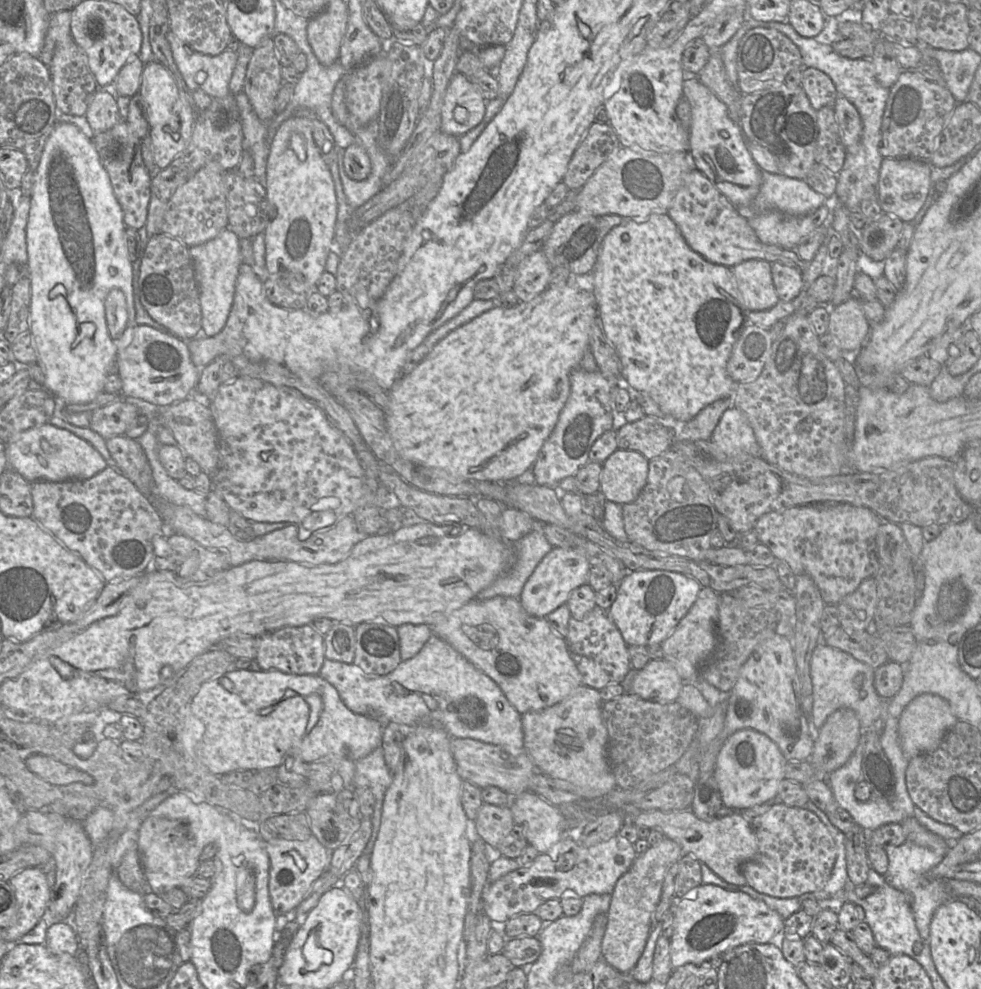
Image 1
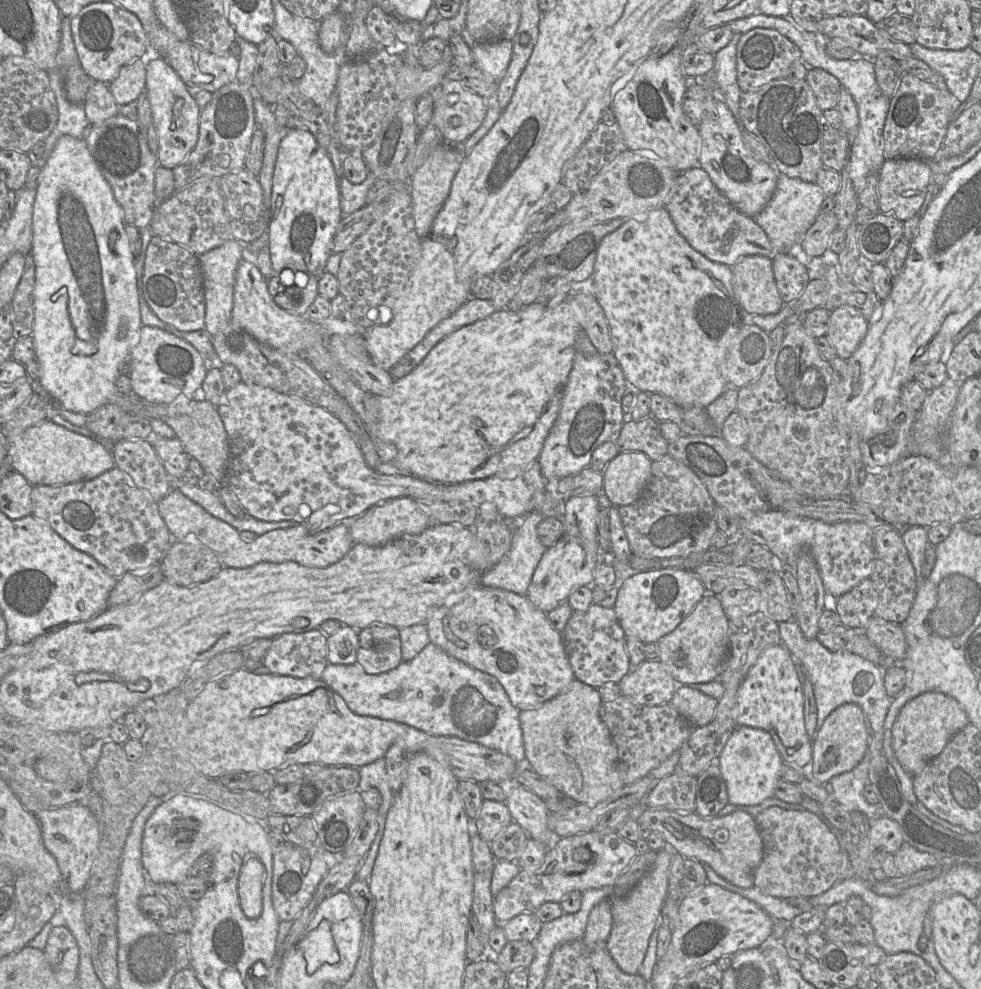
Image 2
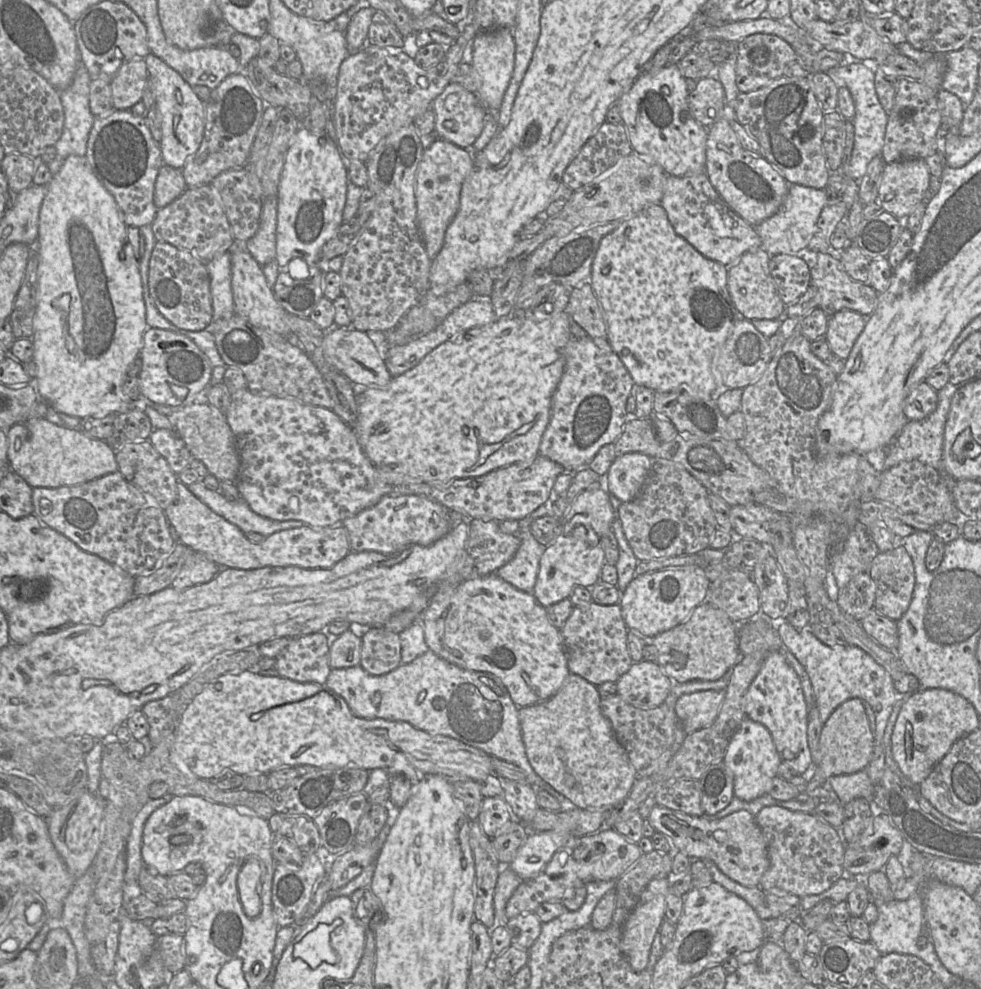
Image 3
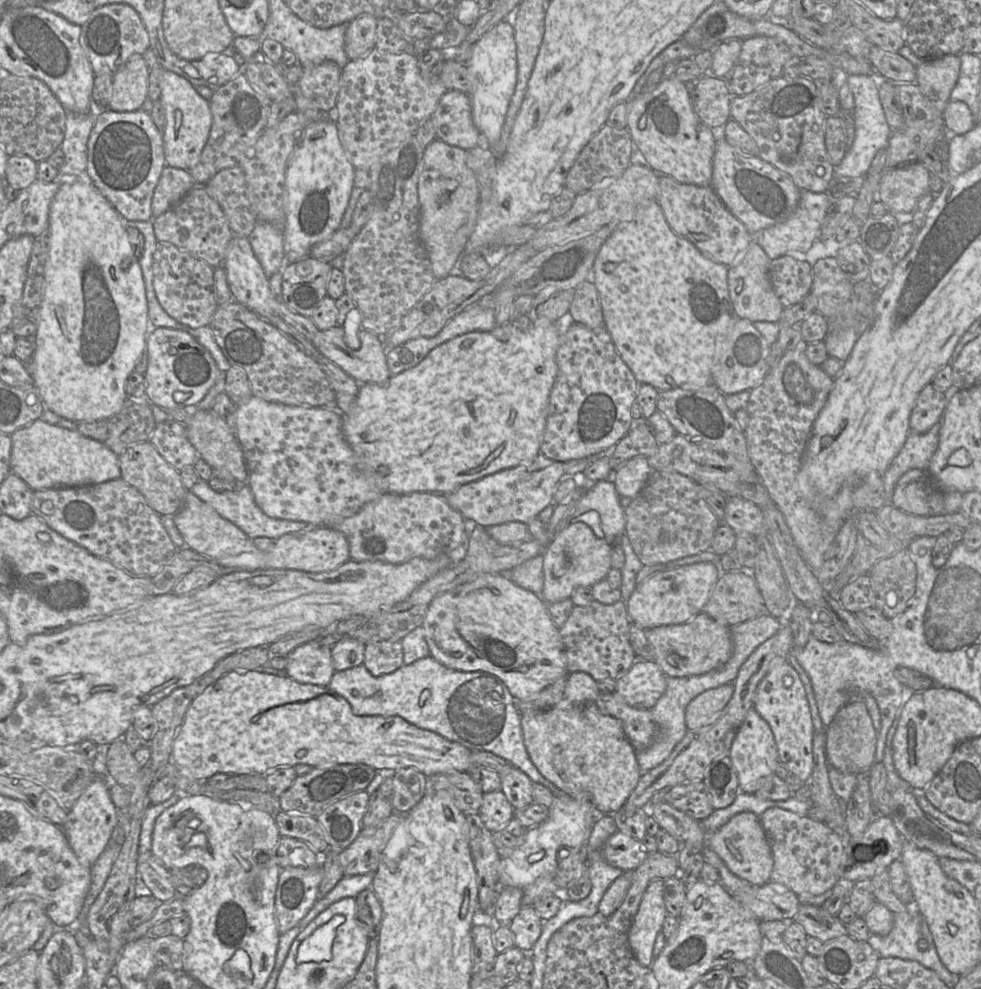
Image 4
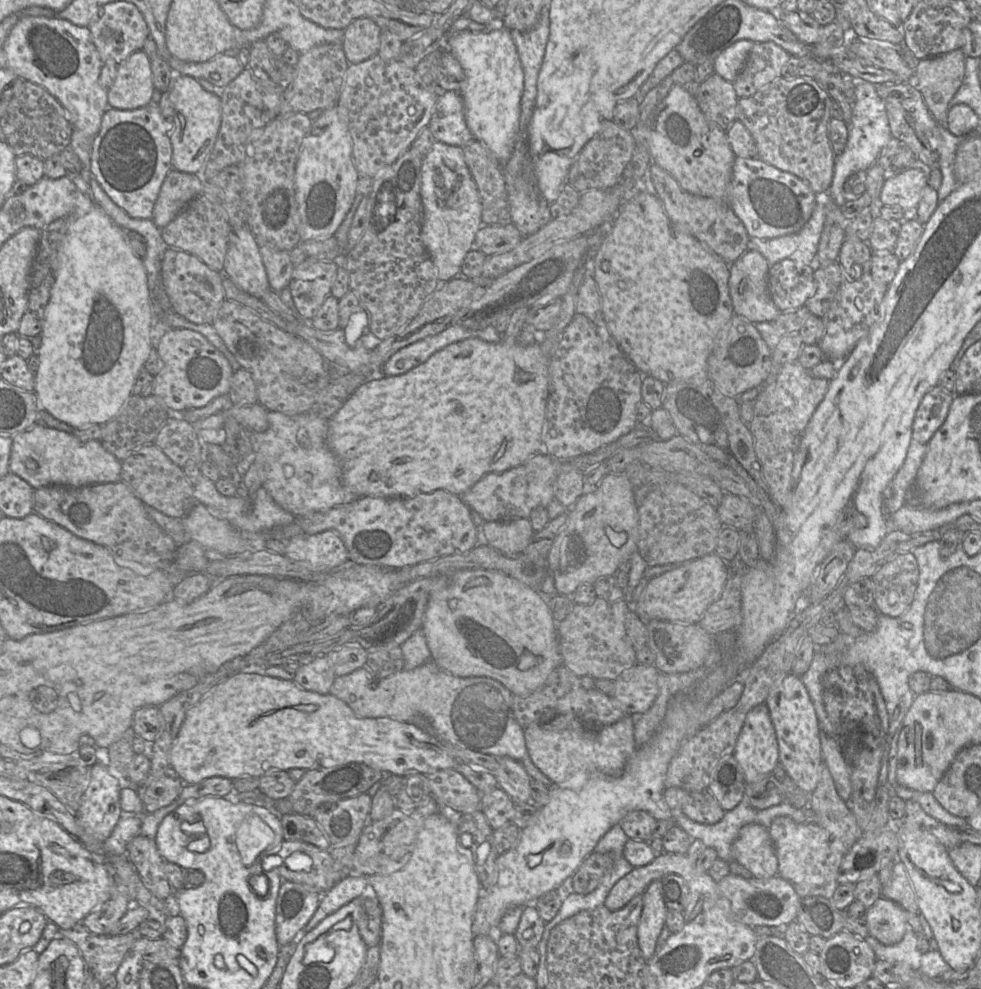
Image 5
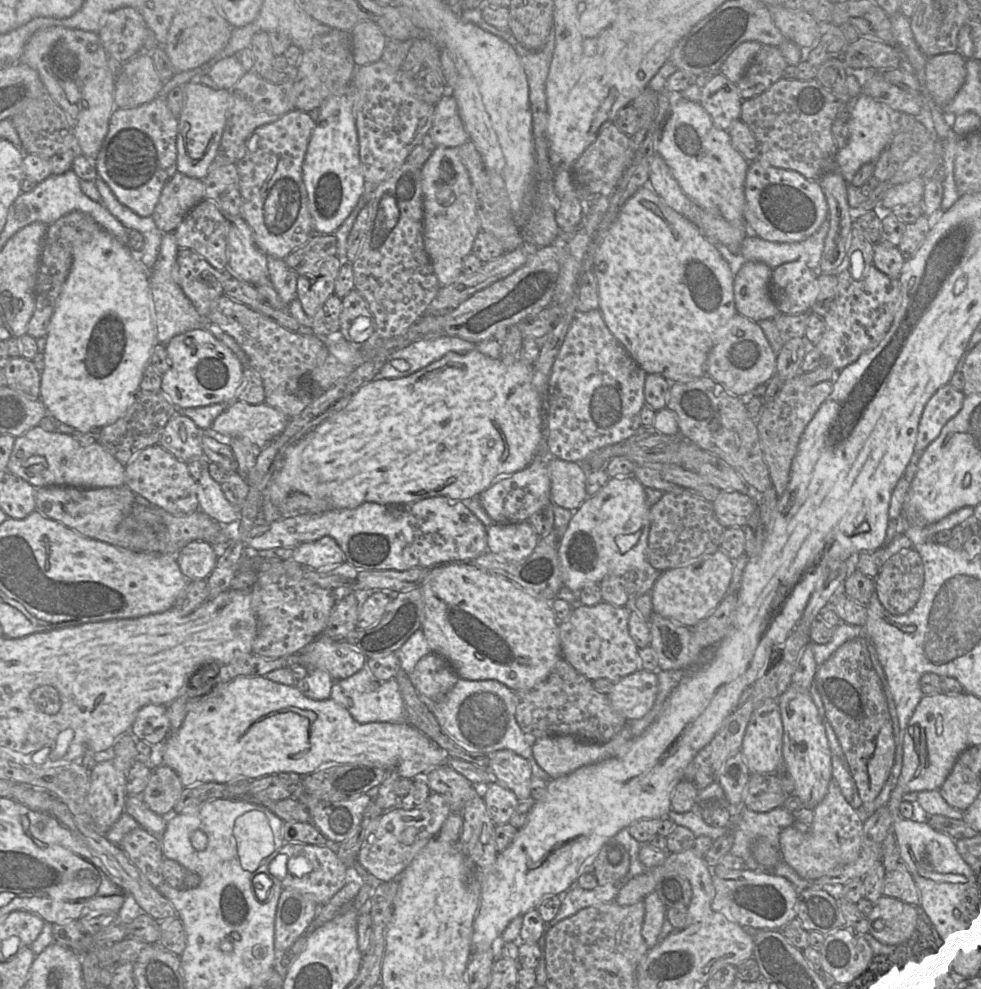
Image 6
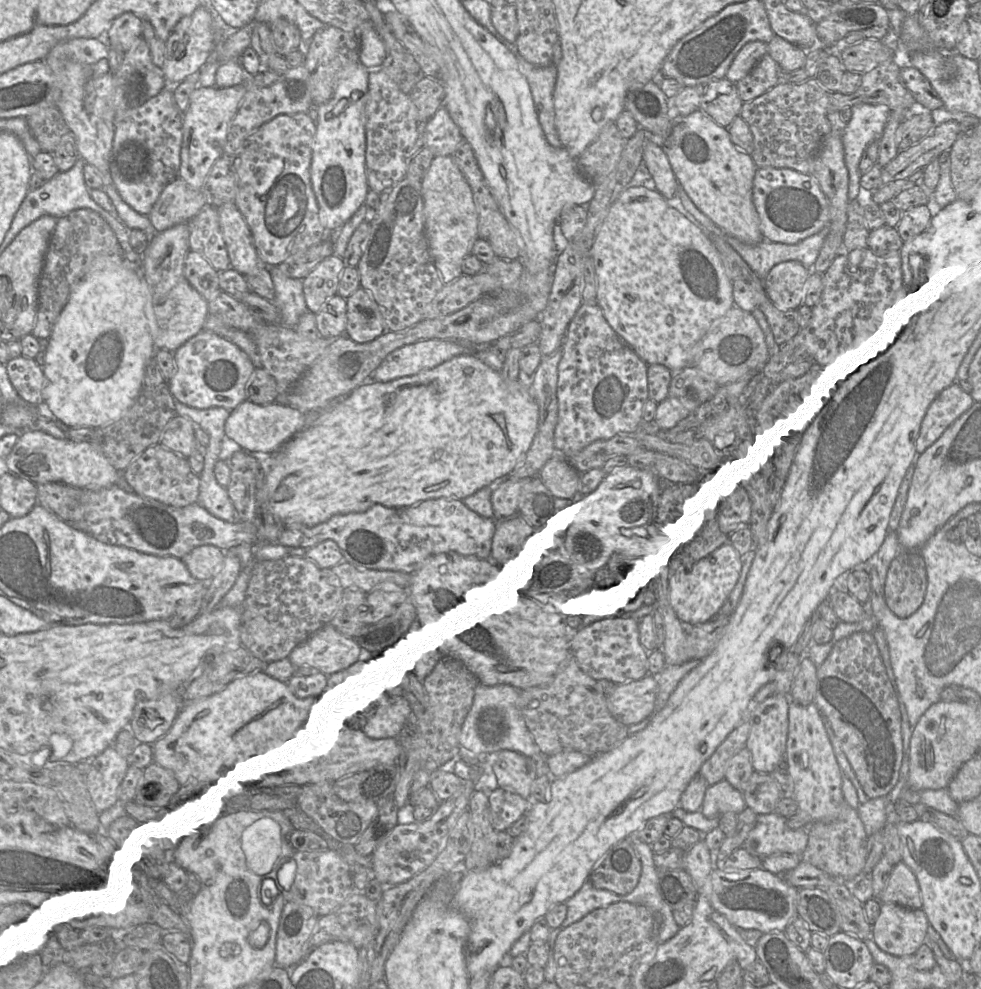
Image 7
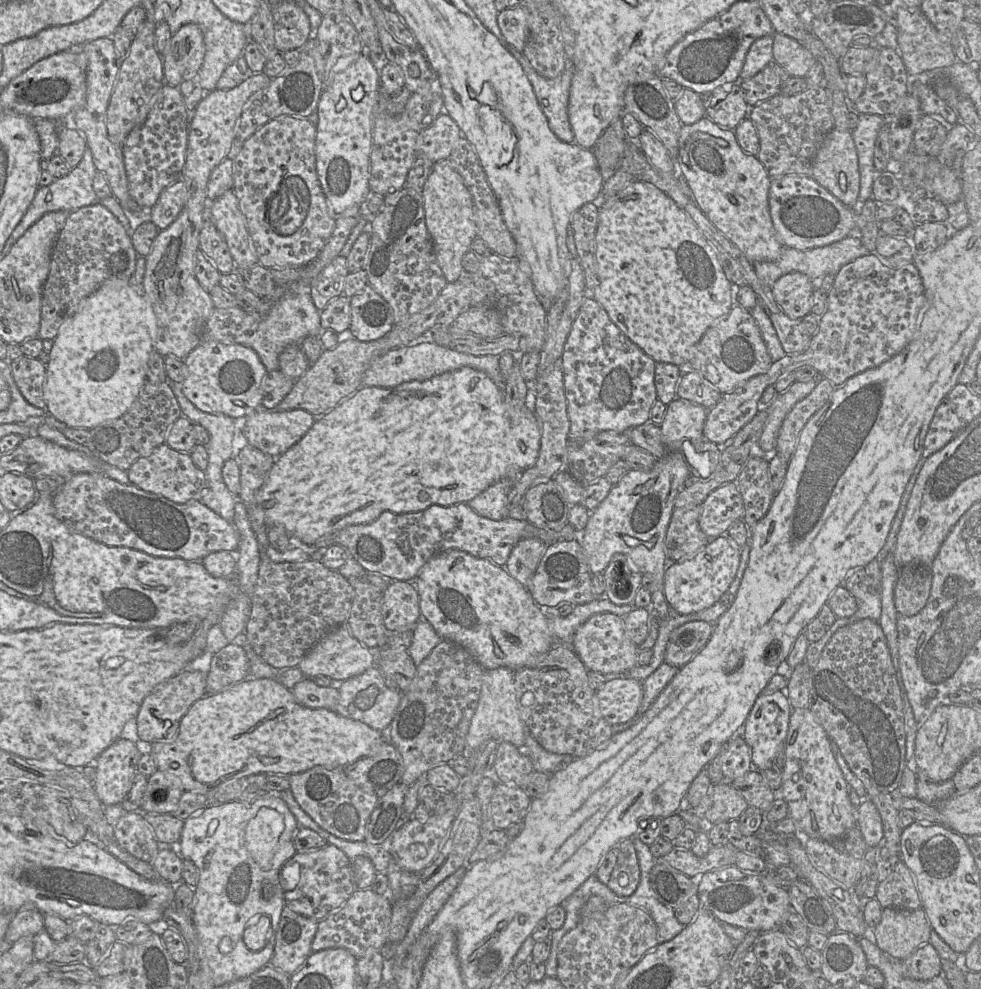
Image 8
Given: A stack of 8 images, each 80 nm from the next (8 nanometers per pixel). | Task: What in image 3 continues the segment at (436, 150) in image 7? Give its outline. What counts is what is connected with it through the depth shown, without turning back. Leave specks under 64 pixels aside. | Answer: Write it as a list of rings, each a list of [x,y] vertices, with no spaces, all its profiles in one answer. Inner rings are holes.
[[[450,82],[432,103],[436,138],[470,149],[481,134],[487,110],[478,96]]]

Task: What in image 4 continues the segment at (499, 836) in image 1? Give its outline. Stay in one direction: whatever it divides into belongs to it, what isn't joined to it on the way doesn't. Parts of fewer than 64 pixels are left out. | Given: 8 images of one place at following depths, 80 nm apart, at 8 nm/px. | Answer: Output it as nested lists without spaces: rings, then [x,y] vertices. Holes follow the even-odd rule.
[[[501,790],[489,792],[483,794],[479,816],[485,827],[493,833],[509,824],[514,818],[514,808]]]

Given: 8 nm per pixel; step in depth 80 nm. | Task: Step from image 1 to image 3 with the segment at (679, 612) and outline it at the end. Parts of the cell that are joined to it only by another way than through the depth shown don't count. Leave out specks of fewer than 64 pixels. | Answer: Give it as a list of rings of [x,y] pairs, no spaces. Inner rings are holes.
[[[688,565],[636,576],[622,592],[619,605],[629,630],[651,639],[685,622],[693,610],[707,599],[711,583],[704,567]]]

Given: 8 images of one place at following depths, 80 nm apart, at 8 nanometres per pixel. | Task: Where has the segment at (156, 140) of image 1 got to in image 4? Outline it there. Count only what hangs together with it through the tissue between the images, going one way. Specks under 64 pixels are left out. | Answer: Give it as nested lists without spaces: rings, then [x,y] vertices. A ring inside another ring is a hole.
[[[148,48],[146,50],[146,52],[143,54],[143,57],[149,67],[149,73],[150,73],[150,70],[153,69],[153,68],[162,68],[161,70],[161,75],[160,75],[160,87],[161,87],[161,95],[159,97],[159,101],[164,109],[164,112],[165,112],[165,126],[164,126],[164,130],[162,131],[162,135],[163,135],[163,143],[164,143],[164,155],[165,155],[165,161],[166,161],[166,165],[169,165],[173,168],[179,168],[179,169],[184,169],[184,170],[189,170],[191,169],[192,167],[194,167],[194,165],[198,162],[199,160],[199,157],[201,155],[201,152],[207,142],[207,139],[208,139],[208,136],[209,136],[209,133],[210,133],[210,129],[211,129],[211,126],[212,126],[212,114],[211,114],[211,110],[210,110],[210,103],[208,100],[204,99],[202,96],[200,96],[197,91],[195,90],[194,86],[188,81],[186,80],[185,78],[183,78],[182,76],[172,72],[172,71],[169,71],[167,69],[164,69],[158,59],[157,59],[157,56],[154,52],[153,49],[151,48]]]

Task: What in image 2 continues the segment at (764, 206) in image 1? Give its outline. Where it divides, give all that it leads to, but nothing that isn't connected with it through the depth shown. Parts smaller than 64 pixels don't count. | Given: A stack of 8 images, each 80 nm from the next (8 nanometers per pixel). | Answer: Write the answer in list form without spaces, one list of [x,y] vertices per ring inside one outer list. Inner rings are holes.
[[[778,174],[776,189],[771,200],[753,219],[765,232],[777,253],[787,253],[802,243],[807,231],[820,214],[820,207],[825,198],[822,189],[815,183]]]

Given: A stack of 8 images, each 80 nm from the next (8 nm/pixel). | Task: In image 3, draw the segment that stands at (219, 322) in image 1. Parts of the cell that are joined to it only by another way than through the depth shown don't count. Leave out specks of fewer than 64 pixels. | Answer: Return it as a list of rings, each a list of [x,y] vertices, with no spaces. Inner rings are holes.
[[[230,252],[206,262],[206,267],[210,277],[212,321],[229,318],[234,314]]]

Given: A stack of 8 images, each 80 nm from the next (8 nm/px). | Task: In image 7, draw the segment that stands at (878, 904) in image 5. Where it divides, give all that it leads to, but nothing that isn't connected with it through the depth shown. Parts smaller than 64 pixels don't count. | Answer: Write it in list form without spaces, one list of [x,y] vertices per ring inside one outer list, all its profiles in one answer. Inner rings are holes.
[[[881,903],[880,913],[871,928],[871,938],[884,952],[894,956],[914,955],[927,937],[928,920],[922,909],[911,909],[893,903]]]

